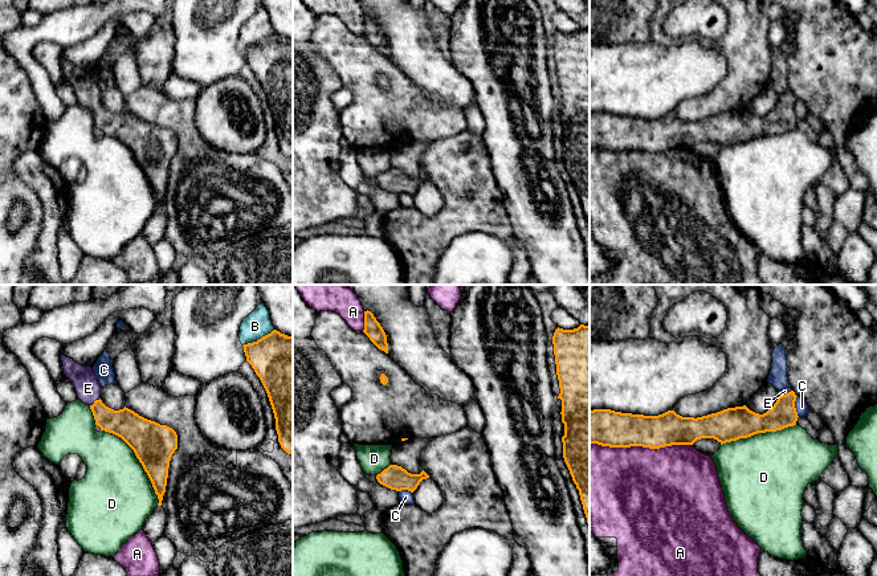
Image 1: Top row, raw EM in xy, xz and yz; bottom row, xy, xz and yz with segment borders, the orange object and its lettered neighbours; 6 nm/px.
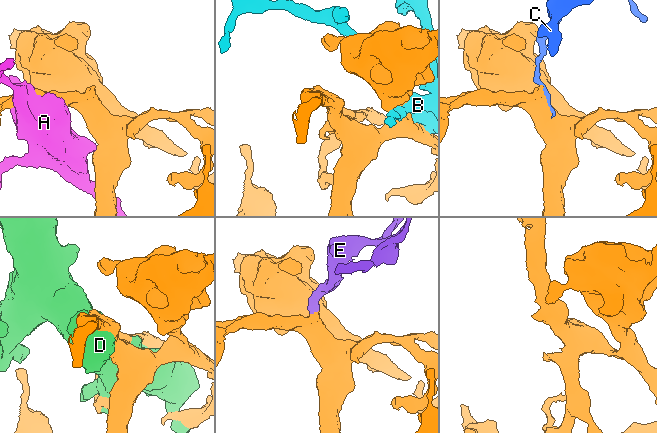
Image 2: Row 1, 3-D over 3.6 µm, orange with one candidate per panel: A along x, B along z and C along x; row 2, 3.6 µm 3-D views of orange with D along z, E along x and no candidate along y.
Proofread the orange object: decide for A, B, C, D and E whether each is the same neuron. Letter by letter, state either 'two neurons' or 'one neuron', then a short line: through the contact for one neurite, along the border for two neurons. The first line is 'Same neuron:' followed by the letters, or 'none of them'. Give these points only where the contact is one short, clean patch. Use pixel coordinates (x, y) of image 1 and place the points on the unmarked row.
Same neuron: E
A: two neurons
B: two neurons
C: two neurons
D: two neurons
E: one neuron; line xy (125, 126), (113, 125), (94, 105), (88, 92)

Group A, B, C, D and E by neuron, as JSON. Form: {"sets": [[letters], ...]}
{"sets": [["A"], ["B"], ["C"], ["D"], ["E"]]}

